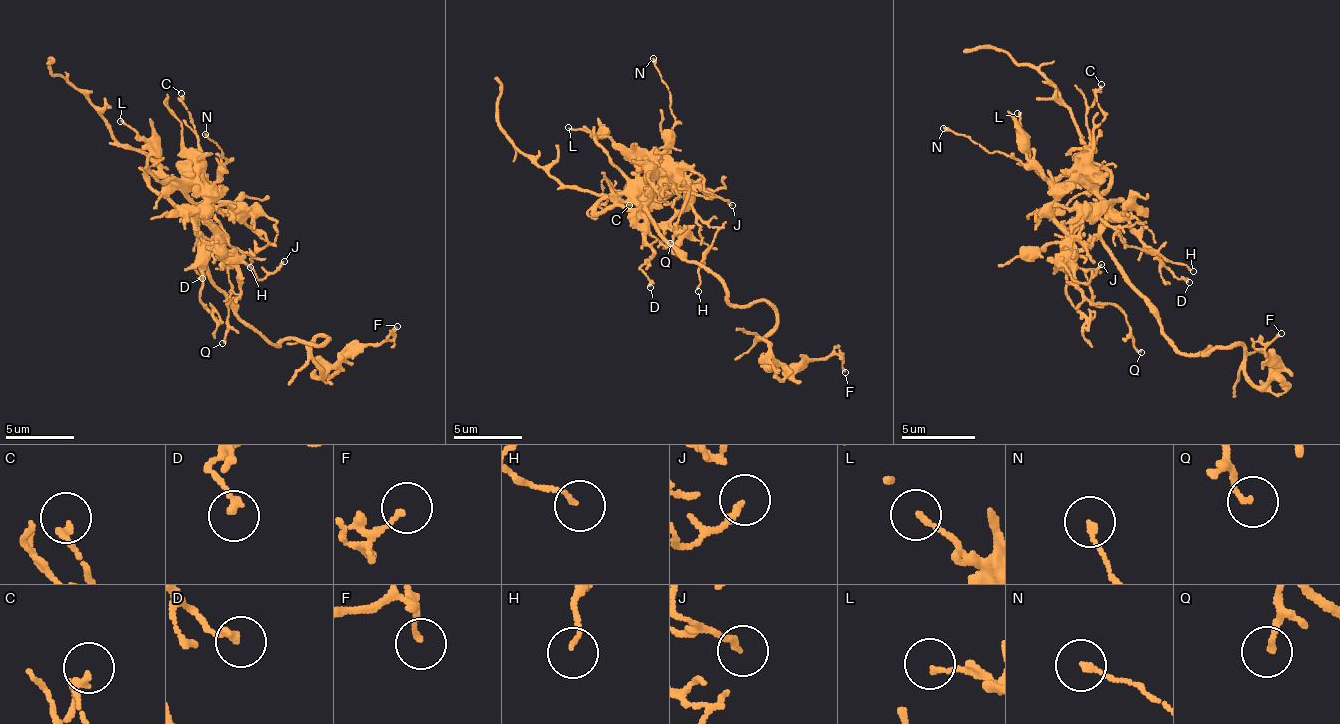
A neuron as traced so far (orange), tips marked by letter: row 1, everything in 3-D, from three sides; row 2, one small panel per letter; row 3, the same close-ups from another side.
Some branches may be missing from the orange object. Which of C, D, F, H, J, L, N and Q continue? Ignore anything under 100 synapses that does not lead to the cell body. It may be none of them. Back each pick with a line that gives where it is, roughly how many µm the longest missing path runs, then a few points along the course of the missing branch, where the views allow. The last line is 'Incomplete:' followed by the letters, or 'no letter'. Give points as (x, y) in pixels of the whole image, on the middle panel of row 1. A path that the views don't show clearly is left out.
Incomplete: no letter

